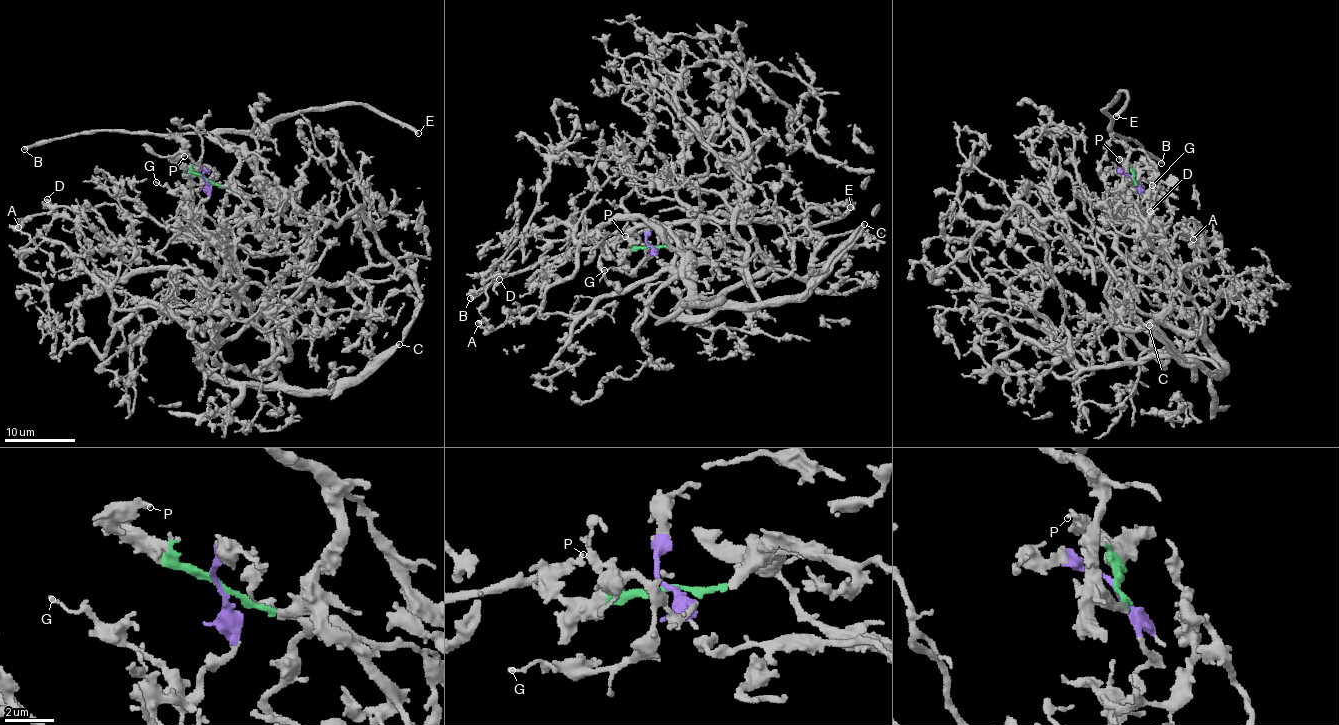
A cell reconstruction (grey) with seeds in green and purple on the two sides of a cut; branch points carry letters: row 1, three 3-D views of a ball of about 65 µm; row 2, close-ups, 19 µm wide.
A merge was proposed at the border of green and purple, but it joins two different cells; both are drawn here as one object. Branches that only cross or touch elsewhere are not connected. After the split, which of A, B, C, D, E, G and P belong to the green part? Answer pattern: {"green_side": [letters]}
{"green_side": ["B", "E", "P"]}

